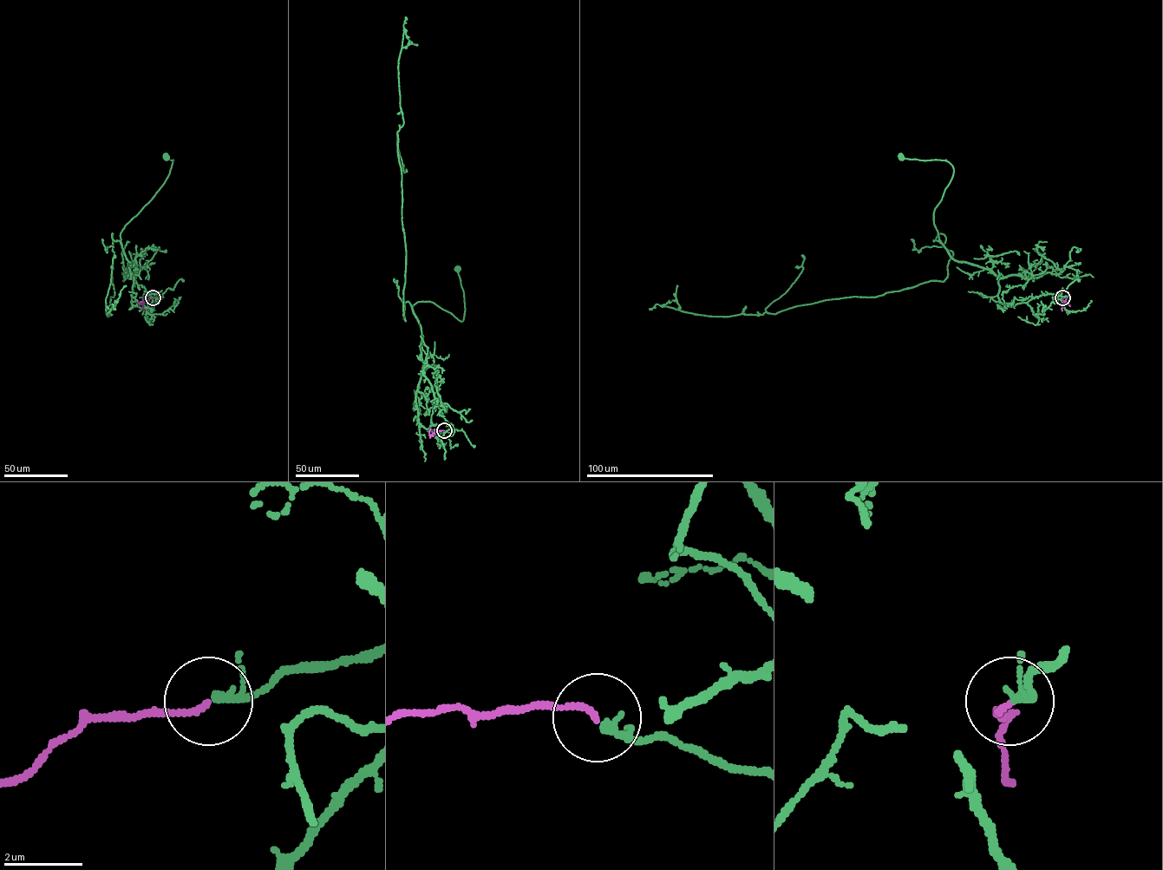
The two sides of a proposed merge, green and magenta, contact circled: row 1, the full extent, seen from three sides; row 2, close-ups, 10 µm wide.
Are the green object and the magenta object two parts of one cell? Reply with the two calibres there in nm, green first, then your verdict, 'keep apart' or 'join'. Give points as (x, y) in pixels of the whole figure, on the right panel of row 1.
170/140 nm | join

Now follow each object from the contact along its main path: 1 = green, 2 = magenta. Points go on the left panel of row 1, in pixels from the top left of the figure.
1: (153, 297), (163, 297), (132, 304), (133, 277), (120, 233), (166, 180), (173, 160), (166, 157)
2: (153, 297), (139, 304)

